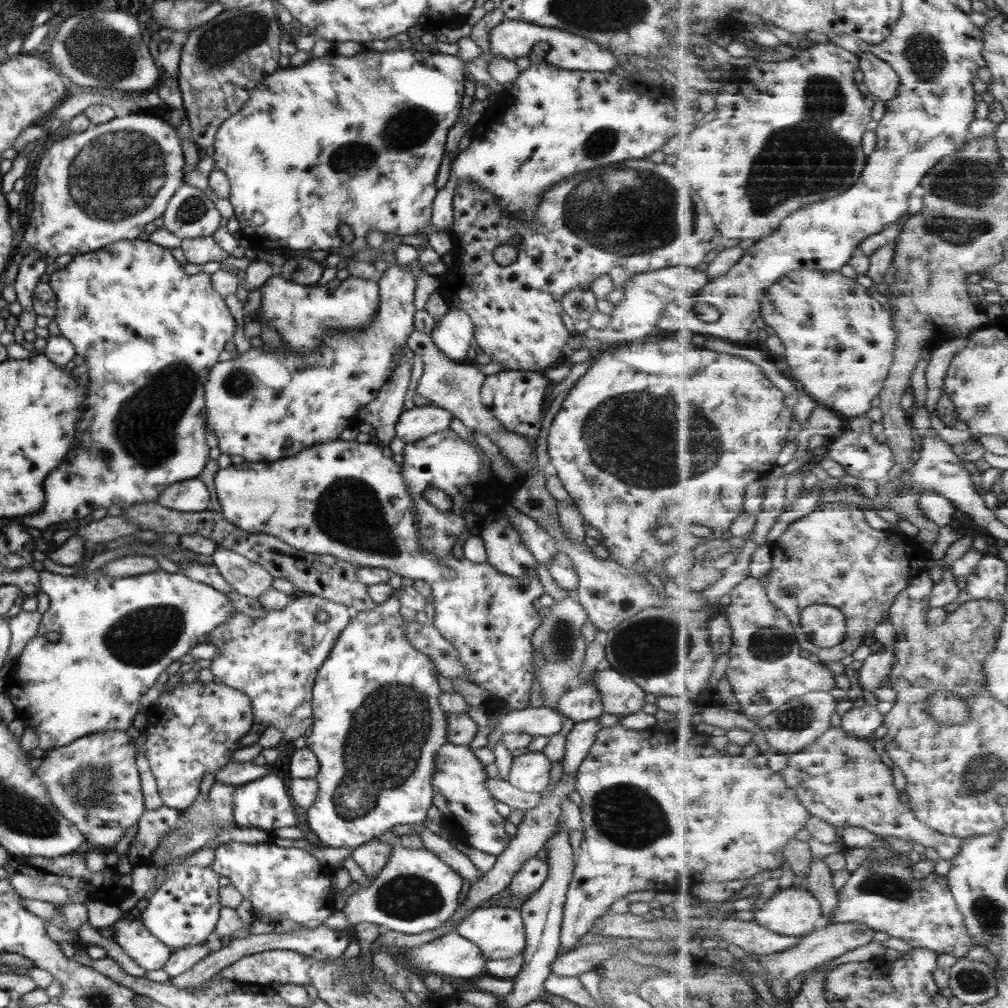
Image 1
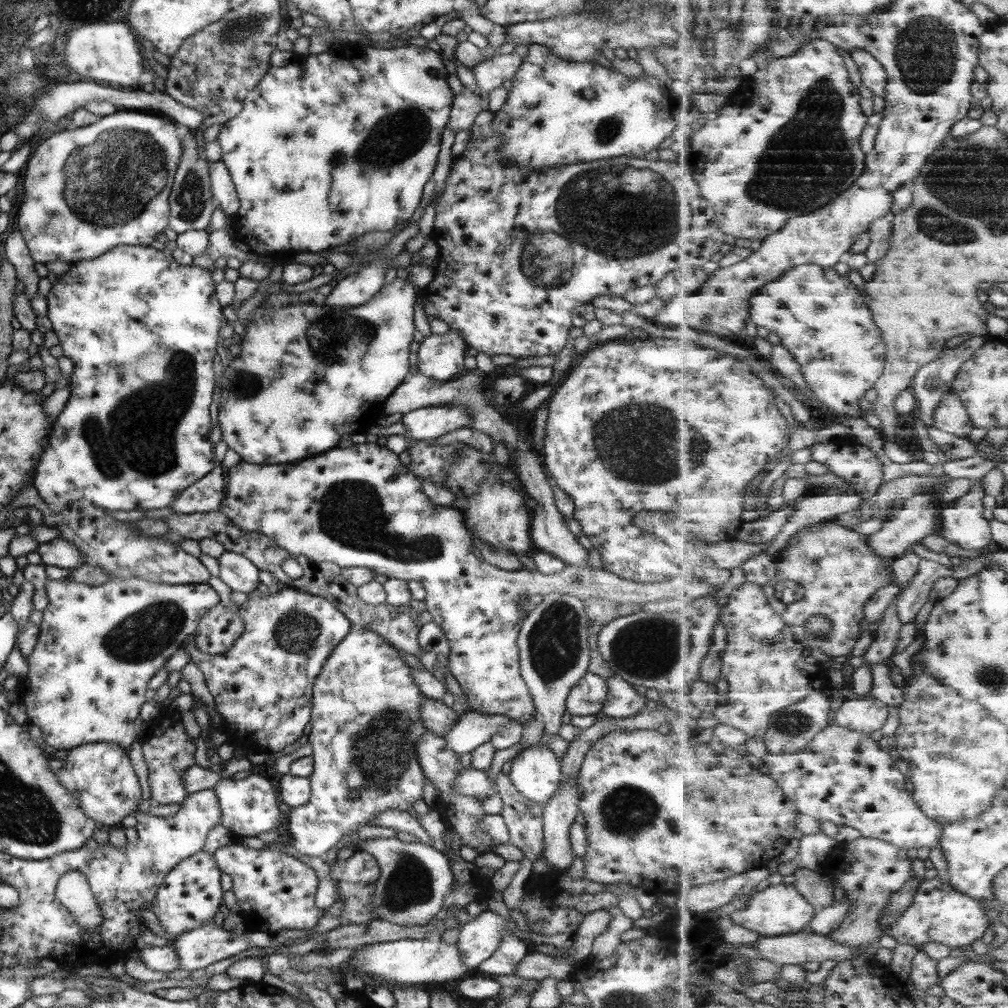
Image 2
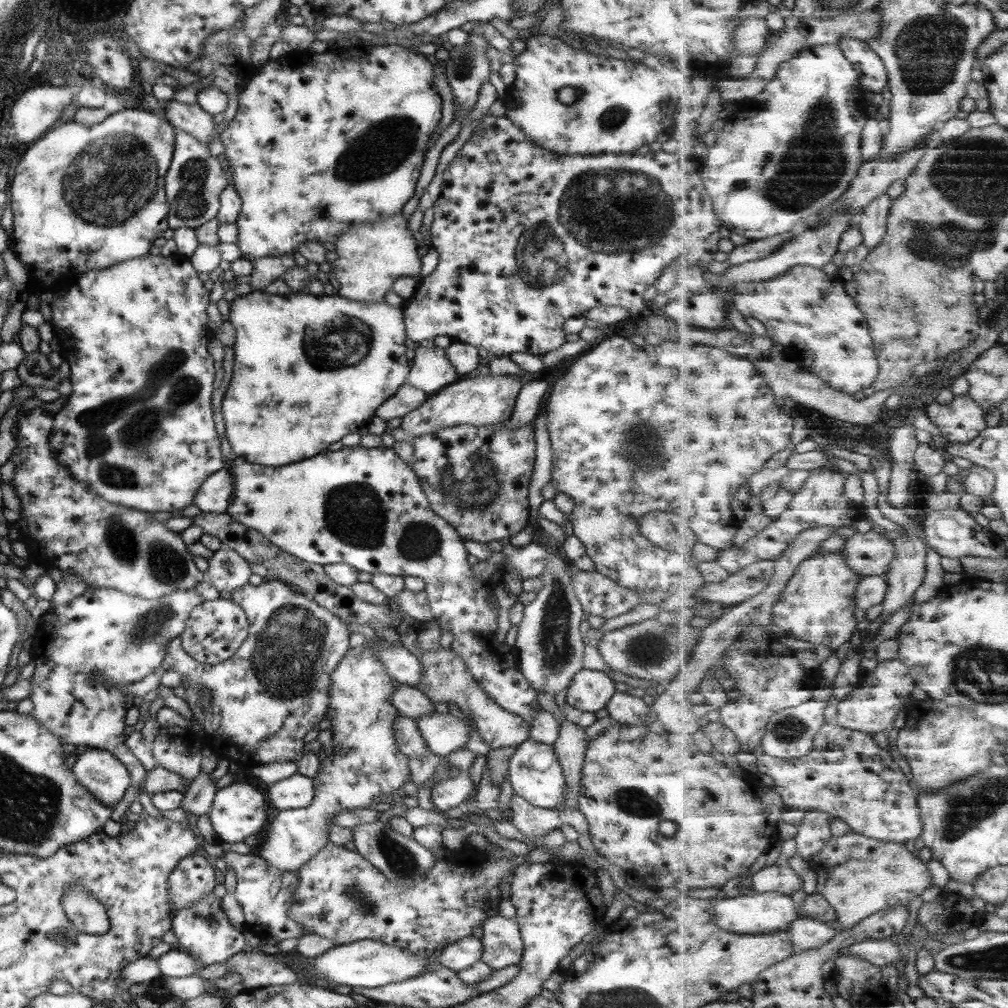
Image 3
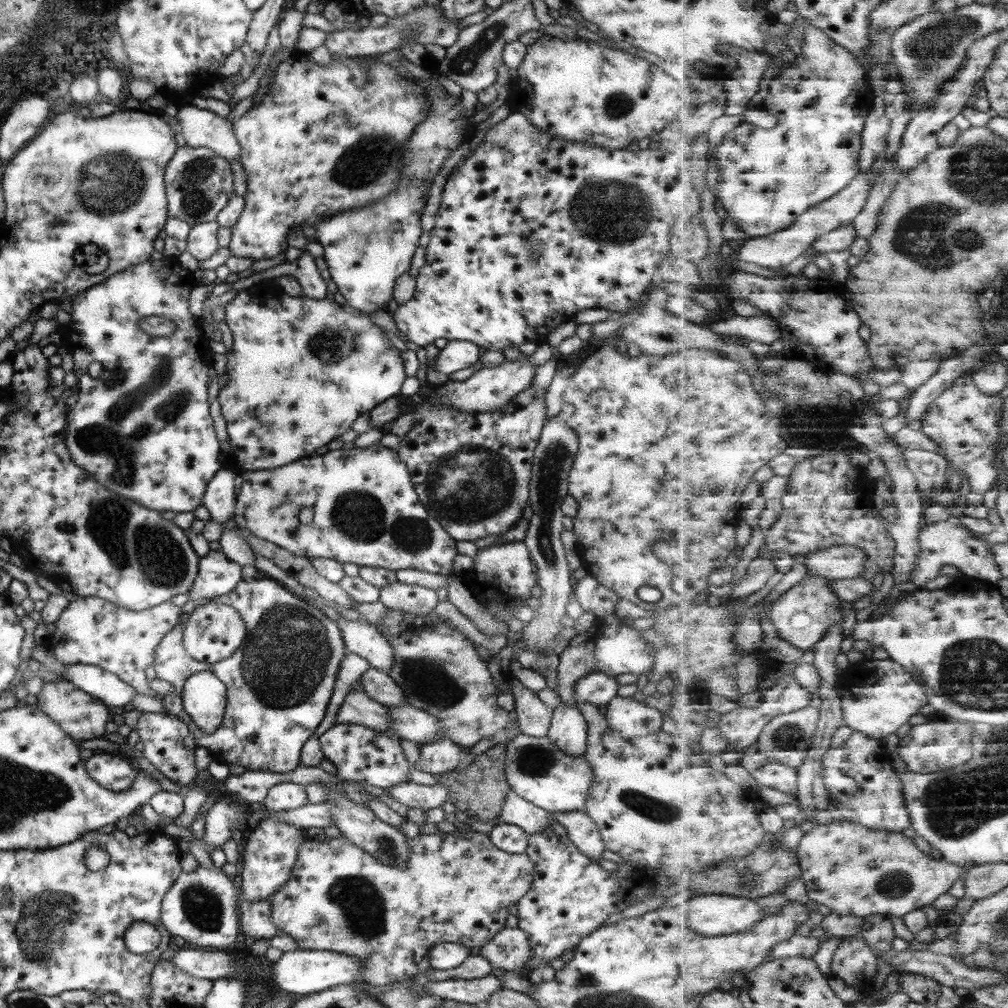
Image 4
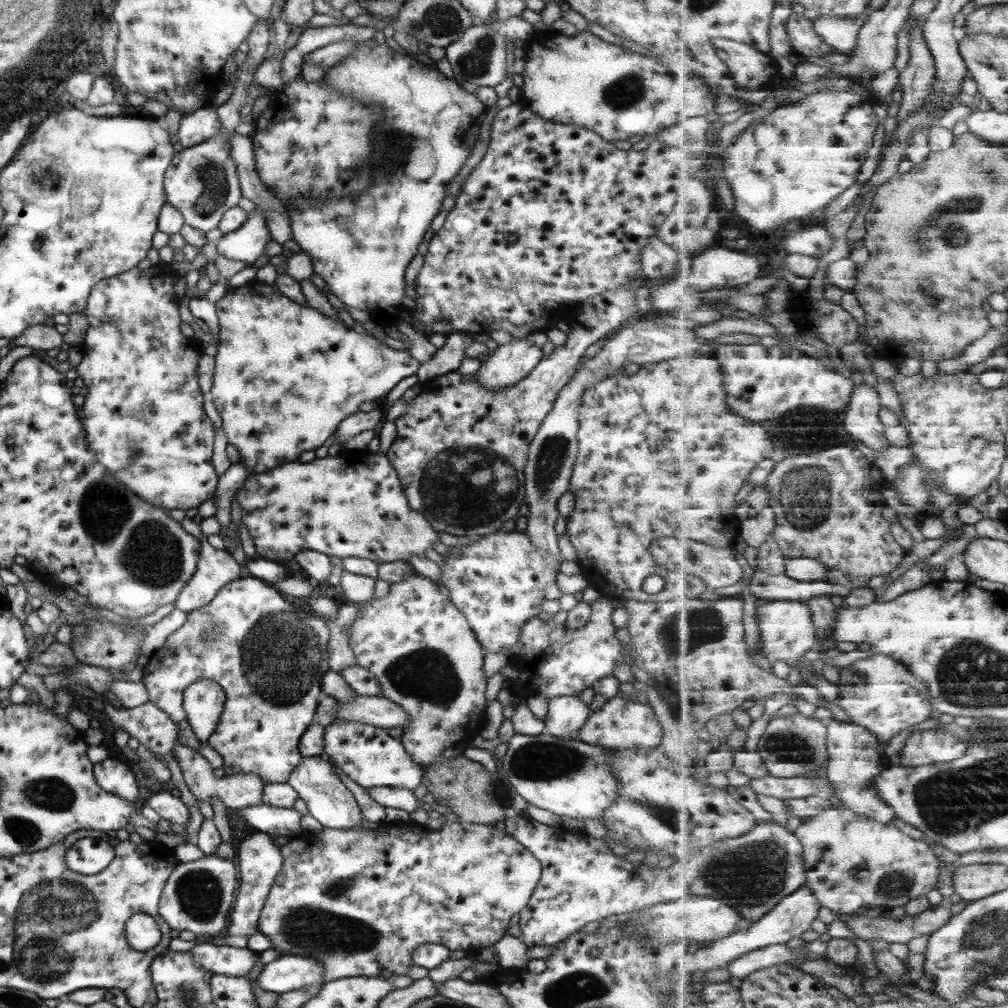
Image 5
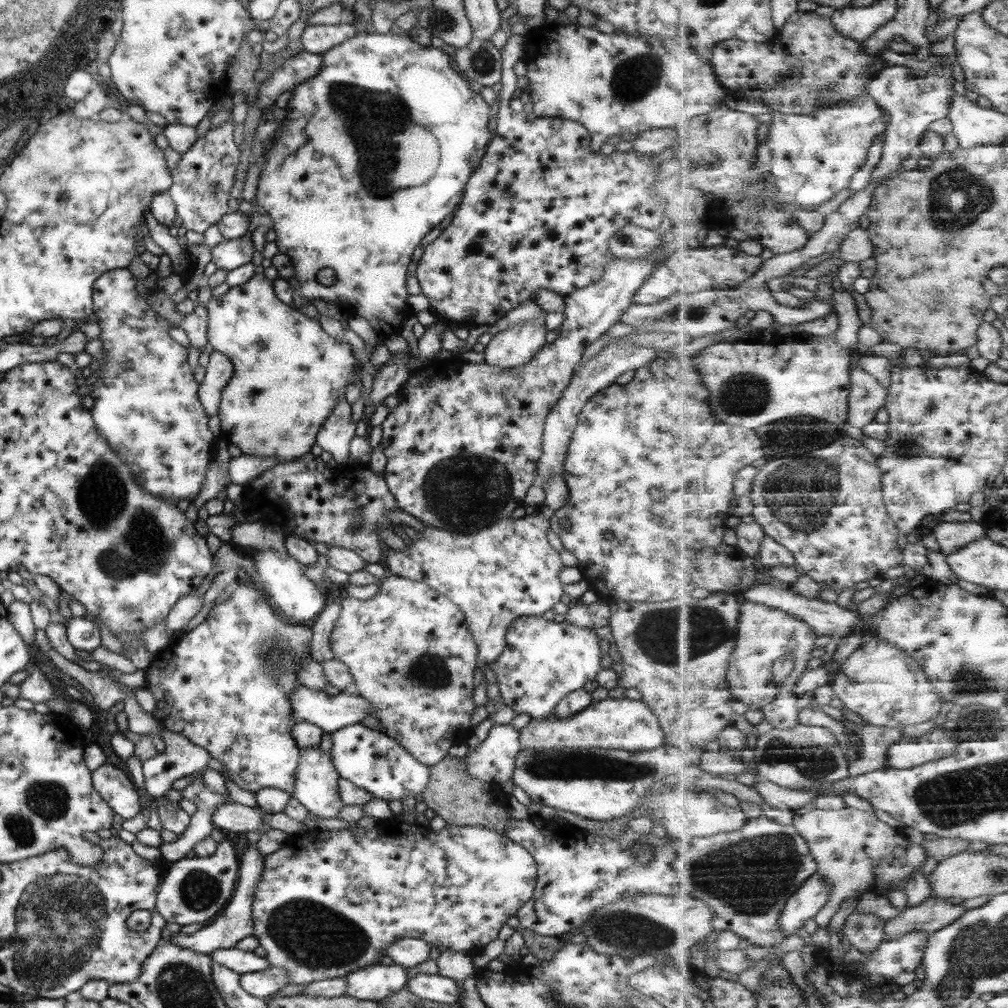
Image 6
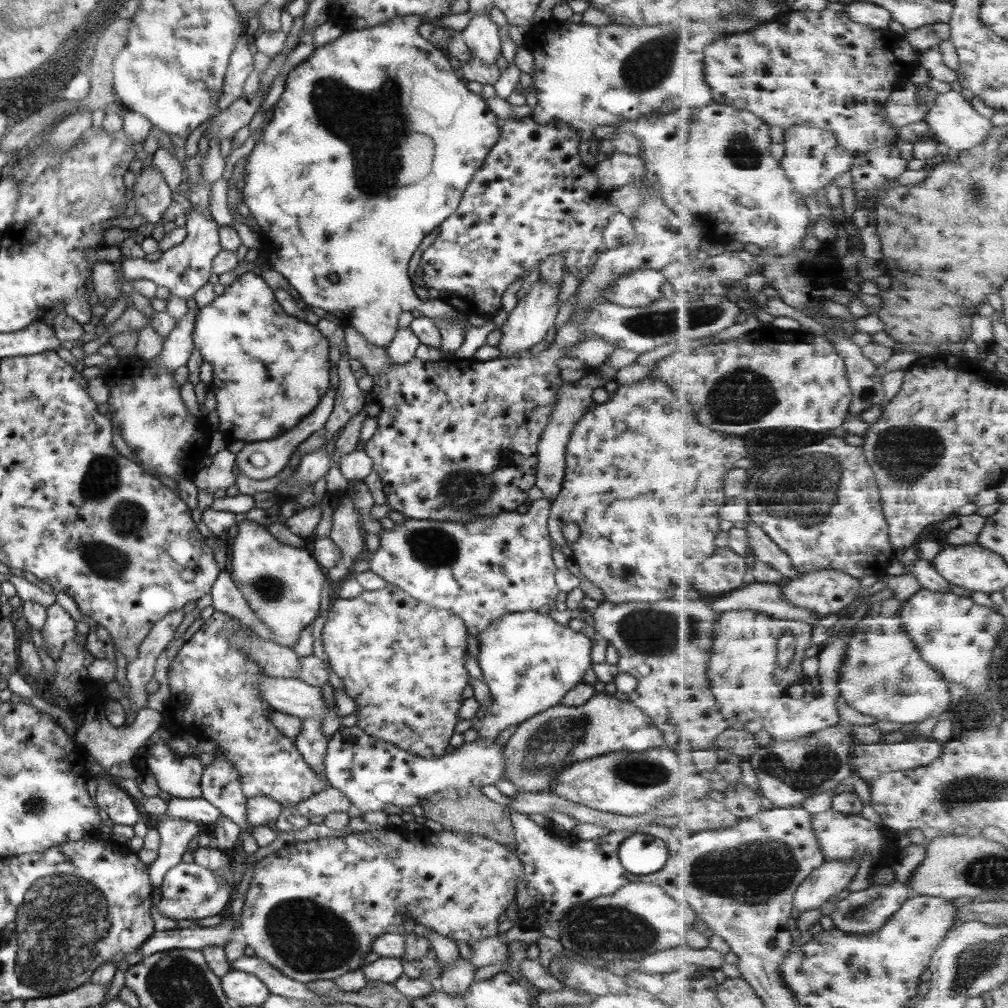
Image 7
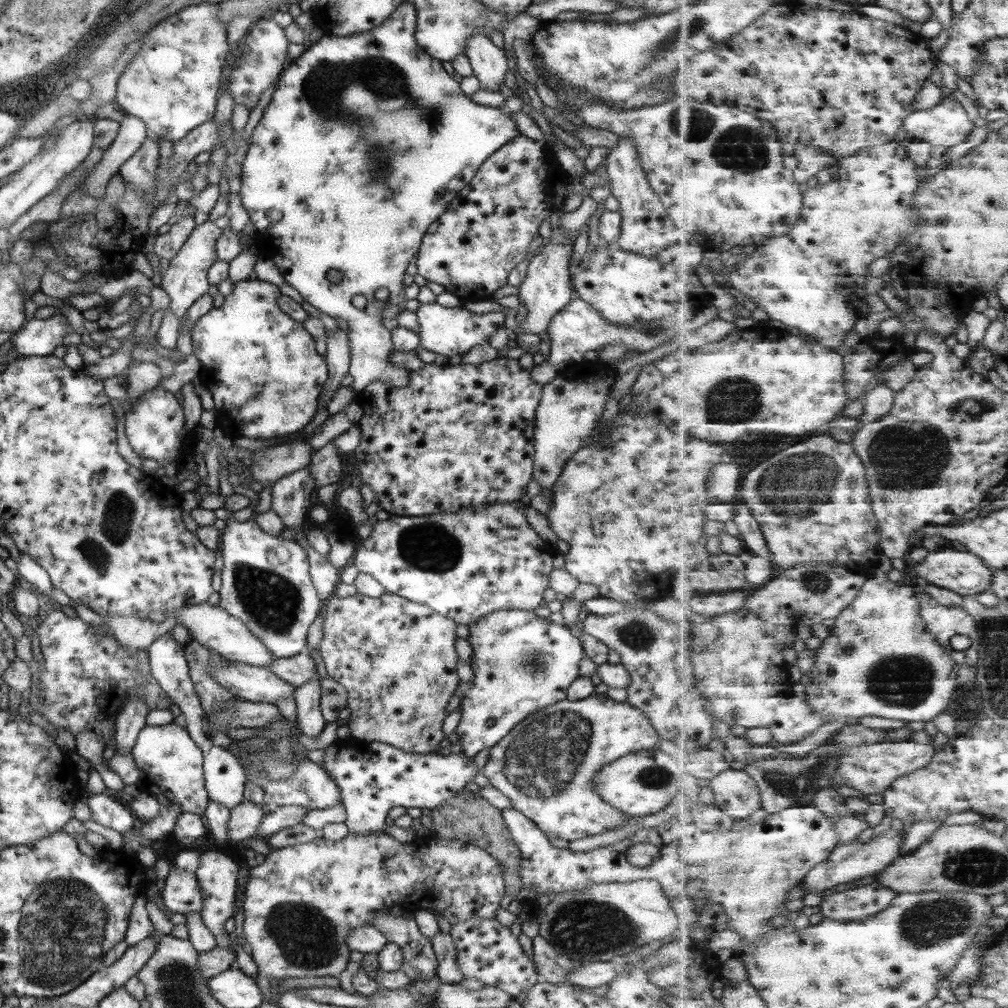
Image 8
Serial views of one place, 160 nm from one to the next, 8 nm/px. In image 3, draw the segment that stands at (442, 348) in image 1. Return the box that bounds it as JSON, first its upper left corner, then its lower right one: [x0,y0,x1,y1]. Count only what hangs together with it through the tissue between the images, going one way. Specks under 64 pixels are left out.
[406,346,459,396]

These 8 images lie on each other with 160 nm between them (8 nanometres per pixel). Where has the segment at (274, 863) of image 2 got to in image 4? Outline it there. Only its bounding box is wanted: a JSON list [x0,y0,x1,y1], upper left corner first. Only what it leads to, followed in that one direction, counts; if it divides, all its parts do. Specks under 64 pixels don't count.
[237,898,280,940]

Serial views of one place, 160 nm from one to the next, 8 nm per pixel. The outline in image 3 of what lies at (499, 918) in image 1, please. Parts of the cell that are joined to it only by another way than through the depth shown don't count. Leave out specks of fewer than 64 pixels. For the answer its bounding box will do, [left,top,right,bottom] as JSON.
[438,936,481,972]

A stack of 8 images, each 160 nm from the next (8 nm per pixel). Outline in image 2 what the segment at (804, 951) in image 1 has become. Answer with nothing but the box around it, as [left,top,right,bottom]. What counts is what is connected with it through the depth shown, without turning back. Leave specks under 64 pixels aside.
[819,835,915,948]

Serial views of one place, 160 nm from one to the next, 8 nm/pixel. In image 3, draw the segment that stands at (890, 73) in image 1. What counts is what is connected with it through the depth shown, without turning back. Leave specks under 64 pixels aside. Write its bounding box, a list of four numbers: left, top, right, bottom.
[838,37,889,93]

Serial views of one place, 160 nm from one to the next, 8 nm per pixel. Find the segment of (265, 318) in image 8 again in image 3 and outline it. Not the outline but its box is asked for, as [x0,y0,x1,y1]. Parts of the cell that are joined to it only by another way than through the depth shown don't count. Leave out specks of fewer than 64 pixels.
[221,290,410,468]

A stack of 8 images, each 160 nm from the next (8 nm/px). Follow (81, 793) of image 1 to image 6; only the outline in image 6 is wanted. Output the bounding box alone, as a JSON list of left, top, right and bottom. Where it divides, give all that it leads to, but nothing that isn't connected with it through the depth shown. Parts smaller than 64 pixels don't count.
[90,763,142,820]

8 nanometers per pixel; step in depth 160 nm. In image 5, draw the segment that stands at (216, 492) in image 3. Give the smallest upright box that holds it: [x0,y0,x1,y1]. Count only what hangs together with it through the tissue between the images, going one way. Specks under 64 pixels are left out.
[211,462,249,544]

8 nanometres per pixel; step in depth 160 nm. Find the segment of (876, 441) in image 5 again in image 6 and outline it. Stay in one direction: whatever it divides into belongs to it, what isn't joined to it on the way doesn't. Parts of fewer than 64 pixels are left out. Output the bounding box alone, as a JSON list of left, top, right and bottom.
[848,362,889,430]

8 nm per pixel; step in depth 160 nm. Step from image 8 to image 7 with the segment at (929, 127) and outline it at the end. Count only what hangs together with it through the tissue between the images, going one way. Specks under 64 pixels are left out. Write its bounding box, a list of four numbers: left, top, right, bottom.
[924,89,993,154]

